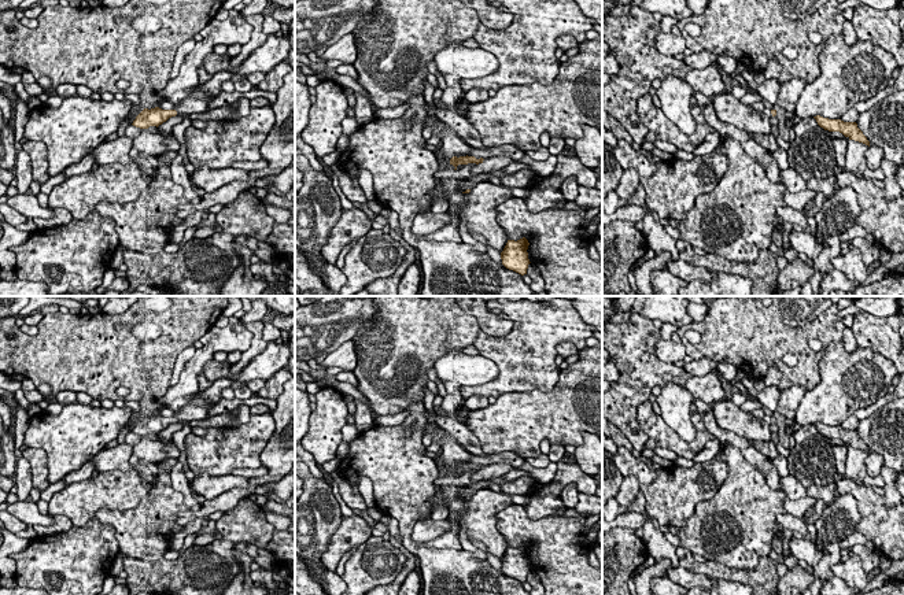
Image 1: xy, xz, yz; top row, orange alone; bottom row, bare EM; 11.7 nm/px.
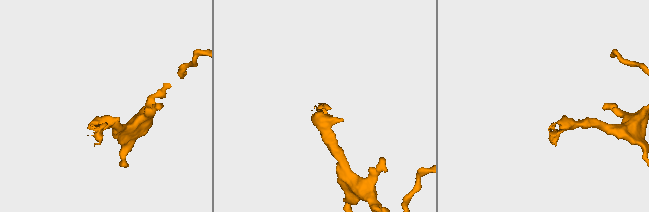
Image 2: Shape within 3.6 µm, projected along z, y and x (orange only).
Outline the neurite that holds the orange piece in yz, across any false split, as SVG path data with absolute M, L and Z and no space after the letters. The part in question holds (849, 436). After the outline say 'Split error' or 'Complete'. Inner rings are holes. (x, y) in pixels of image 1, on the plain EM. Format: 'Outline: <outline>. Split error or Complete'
Outline: M820 422L813 424L820 435L829 439L840 439L849 447L855 447L863 450L870 454L870 448L863 441L863 439L857 435L856 429L844 429L841 426L829 426Z. Complete

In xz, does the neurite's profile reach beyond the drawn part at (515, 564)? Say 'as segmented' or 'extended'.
as segmented

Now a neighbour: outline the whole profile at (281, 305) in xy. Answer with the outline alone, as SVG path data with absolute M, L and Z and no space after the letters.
M246 296L251 302L263 300L267 308L274 310L277 314L294 315L295 314L295 296Z

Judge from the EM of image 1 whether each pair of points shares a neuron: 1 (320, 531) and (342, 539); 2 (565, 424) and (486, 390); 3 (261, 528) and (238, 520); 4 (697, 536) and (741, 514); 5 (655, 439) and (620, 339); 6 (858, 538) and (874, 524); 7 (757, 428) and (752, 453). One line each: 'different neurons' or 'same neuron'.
1: different neurons
2: different neurons
3: same neuron
4: same neuron
5: different neurons
6: different neurons
7: different neurons

